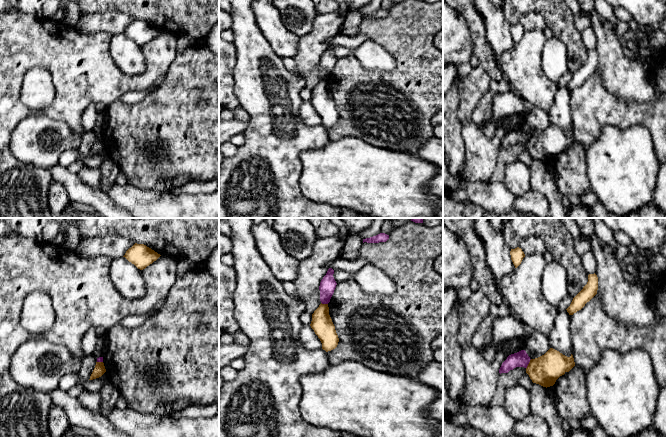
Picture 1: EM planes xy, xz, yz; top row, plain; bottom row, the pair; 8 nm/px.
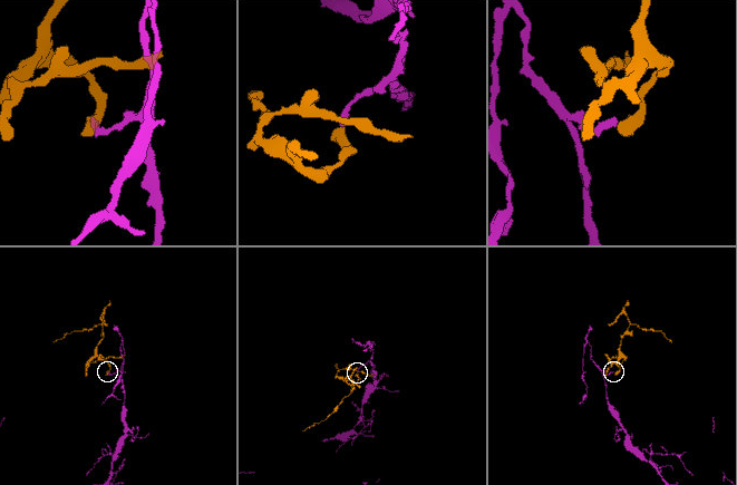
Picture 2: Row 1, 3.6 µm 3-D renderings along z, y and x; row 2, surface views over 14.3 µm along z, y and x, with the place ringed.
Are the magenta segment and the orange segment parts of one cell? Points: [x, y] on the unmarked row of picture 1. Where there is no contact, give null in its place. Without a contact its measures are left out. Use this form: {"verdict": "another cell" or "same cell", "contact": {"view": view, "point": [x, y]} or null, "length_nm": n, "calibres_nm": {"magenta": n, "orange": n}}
{"verdict": "another cell", "contact": {"view": "yz", "point": [528, 139]}, "length_nm": 90, "calibres_nm": {"magenta": 130, "orange": 240}}

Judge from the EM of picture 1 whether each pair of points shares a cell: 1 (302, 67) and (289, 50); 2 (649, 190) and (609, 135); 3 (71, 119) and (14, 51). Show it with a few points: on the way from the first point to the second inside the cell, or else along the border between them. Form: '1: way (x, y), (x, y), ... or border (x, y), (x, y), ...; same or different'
1: border (299, 37), (297, 52), (292, 57); different
2: way (635, 176), (619, 160), (615, 149); same
3: way (71, 96), (71, 83), (37, 51); same

